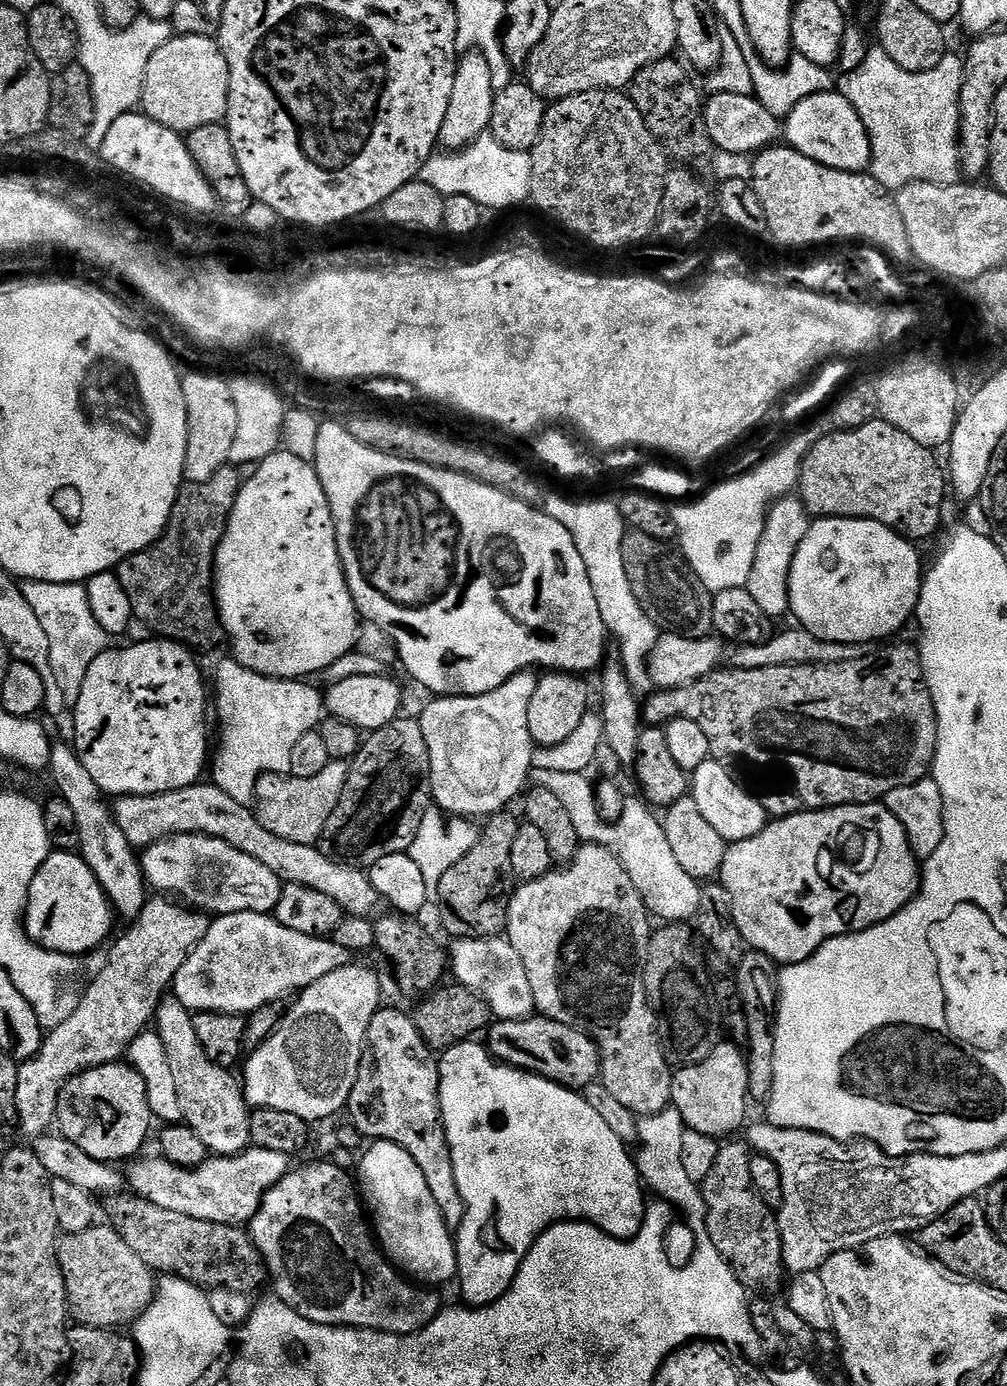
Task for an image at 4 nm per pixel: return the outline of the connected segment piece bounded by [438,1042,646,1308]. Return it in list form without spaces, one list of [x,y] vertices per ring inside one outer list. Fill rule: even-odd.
[[[465,1042],[455,1044],[453,1048],[443,1049],[438,1063],[440,1065],[440,1118],[444,1122],[444,1132],[448,1135],[448,1145],[454,1162],[454,1178],[458,1182],[458,1190],[462,1194],[464,1203],[464,1217],[459,1228],[454,1232],[456,1280],[458,1285],[460,1284],[461,1294],[464,1295],[463,1303],[473,1308],[484,1308],[488,1304],[493,1304],[498,1298],[502,1298],[506,1290],[510,1290],[520,1269],[520,1263],[526,1258],[534,1242],[551,1224],[558,1224],[562,1220],[585,1220],[587,1224],[598,1226],[606,1234],[619,1240],[630,1240],[637,1236],[644,1225],[646,1192],[642,1187],[640,1172],[636,1169],[636,1161],[629,1145],[624,1144],[622,1138],[618,1138],[618,1135],[610,1130],[609,1123],[594,1110],[584,1095],[571,1088],[563,1088],[561,1084],[555,1084],[553,1080],[537,1076],[534,1072],[524,1072],[521,1068],[501,1064],[483,1043],[476,1043],[480,1042]]]

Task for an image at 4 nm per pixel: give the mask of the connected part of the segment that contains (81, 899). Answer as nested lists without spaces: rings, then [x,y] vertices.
[[[53,851],[48,855],[30,886],[28,905],[24,907],[24,931],[28,937],[51,952],[84,958],[113,935],[112,920],[112,902],[87,862],[76,852]]]

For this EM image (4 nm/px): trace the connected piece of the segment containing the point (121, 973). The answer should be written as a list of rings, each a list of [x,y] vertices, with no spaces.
[[[156,894],[148,899],[146,906],[142,906],[142,914],[138,914],[138,918],[120,937],[117,935],[111,941],[112,949],[109,950],[100,973],[96,980],[89,982],[88,989],[83,989],[74,1014],[70,1014],[66,1022],[45,1035],[35,1060],[25,1060],[19,1065],[15,1123],[20,1124],[22,1135],[37,1138],[45,1135],[51,1129],[48,1128],[51,1124],[53,1127],[56,1107],[69,1078],[88,1068],[117,1063],[127,1053],[128,1047],[140,1037],[141,1032],[153,1023],[157,1005],[171,989],[172,981],[175,980],[182,962],[186,962],[188,953],[196,949],[202,938],[206,938],[209,923],[209,917],[205,913],[193,910],[167,895]]]

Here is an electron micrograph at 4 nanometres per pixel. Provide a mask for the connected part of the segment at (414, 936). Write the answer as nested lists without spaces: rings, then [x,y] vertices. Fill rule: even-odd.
[[[391,914],[392,916],[384,916],[381,920],[375,921],[376,942],[375,951],[380,951],[386,959],[392,963],[392,968],[396,971],[396,984],[408,996],[423,997],[425,994],[433,991],[445,979],[446,976],[446,952],[440,949],[440,944],[423,928],[415,919],[409,918],[407,915]]]

